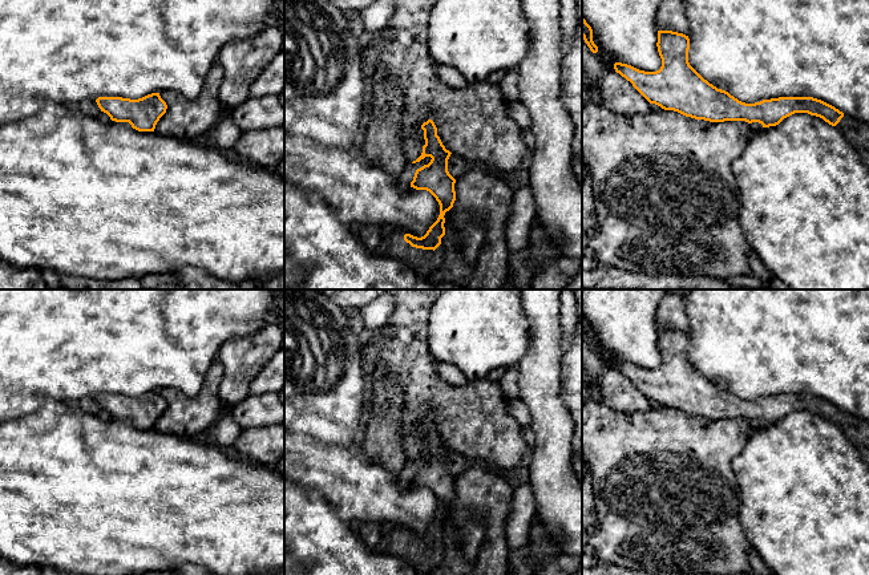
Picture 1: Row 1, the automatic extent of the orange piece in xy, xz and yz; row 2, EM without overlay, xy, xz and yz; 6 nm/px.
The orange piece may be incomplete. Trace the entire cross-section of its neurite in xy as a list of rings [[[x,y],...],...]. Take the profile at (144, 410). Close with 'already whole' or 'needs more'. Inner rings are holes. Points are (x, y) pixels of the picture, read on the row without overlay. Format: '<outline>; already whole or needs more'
[[[151,390],[138,397],[98,394],[96,400],[112,418],[129,420],[138,429],[154,429],[157,420],[167,406],[159,390]]]; already whole

